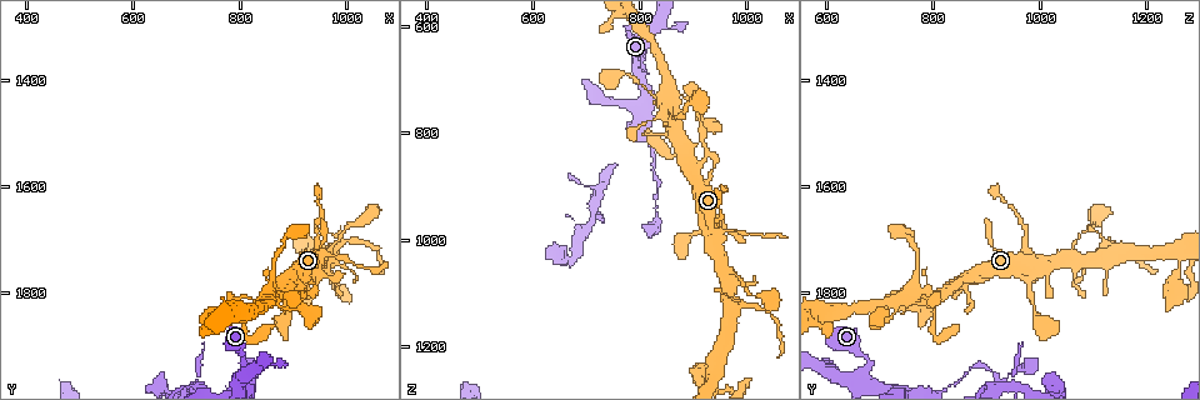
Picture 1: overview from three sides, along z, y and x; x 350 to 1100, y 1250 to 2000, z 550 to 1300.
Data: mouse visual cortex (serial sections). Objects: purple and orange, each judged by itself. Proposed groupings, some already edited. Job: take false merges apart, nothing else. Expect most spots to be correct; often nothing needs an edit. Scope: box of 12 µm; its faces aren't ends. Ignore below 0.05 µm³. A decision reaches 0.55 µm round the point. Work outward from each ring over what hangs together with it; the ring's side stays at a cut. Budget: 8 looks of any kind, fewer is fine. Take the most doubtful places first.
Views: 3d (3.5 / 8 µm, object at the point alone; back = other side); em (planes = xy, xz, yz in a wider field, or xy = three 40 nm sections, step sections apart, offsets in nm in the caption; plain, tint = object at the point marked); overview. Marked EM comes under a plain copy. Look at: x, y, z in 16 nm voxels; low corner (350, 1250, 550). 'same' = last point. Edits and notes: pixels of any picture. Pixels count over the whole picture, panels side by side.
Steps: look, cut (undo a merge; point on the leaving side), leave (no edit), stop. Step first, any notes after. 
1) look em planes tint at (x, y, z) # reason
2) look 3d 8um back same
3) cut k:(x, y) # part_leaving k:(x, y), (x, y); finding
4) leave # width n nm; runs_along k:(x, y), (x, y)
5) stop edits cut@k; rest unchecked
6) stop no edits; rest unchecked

look 3d 8um at (925, 1800, 840) # a narrow waist

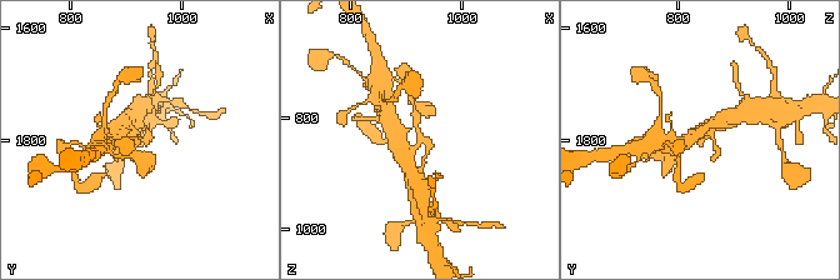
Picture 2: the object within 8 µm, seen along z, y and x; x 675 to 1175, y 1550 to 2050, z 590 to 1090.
look 3d 3.5um at (925, 1795, 835)

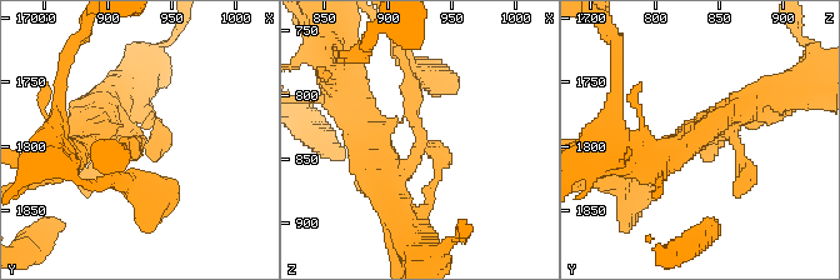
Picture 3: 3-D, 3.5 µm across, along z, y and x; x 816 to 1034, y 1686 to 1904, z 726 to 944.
leave # one cell here

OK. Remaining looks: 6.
look 3d 3.5um at (940, 1770, 975) # abrupt turn

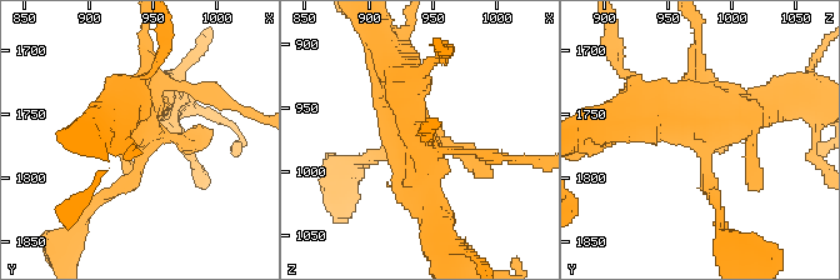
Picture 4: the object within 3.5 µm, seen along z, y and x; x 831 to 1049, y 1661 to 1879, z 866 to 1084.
look em planes tint at (940, 1768, 980) # shape alone is not enough

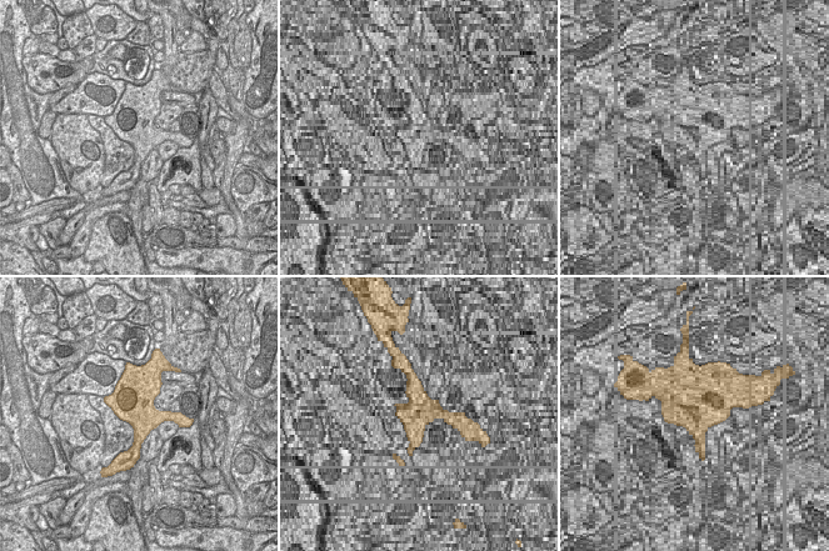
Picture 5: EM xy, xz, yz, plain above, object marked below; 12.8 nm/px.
leave # runs_along 4:(404, 78), (404, 113), (438, 228); continuous, no second cell

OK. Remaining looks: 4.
look 3d 3.5um at (975, 1730, 1130) # sharp bend

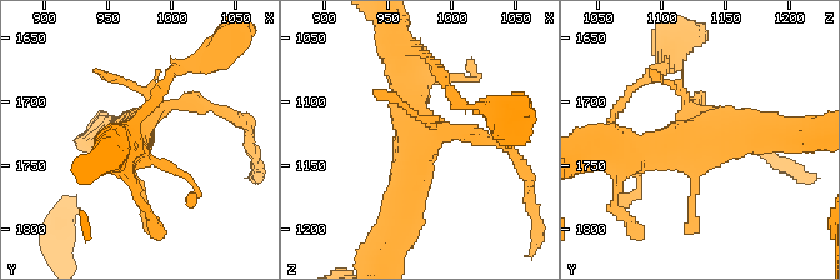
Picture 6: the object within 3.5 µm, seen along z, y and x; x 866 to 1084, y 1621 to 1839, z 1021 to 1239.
look em xy step 3 tint at (968, 1728, 1130) # shape alone is not enough

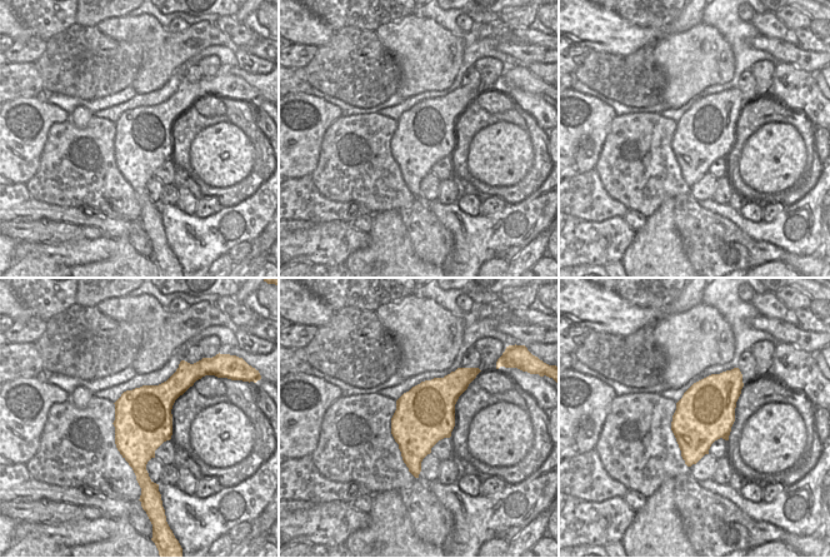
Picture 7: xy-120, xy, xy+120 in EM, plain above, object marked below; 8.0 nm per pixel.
leave # runs_along 6:(621, 149), (781, 134); all the same cell

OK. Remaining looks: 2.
stop no edits; rest unchecked

